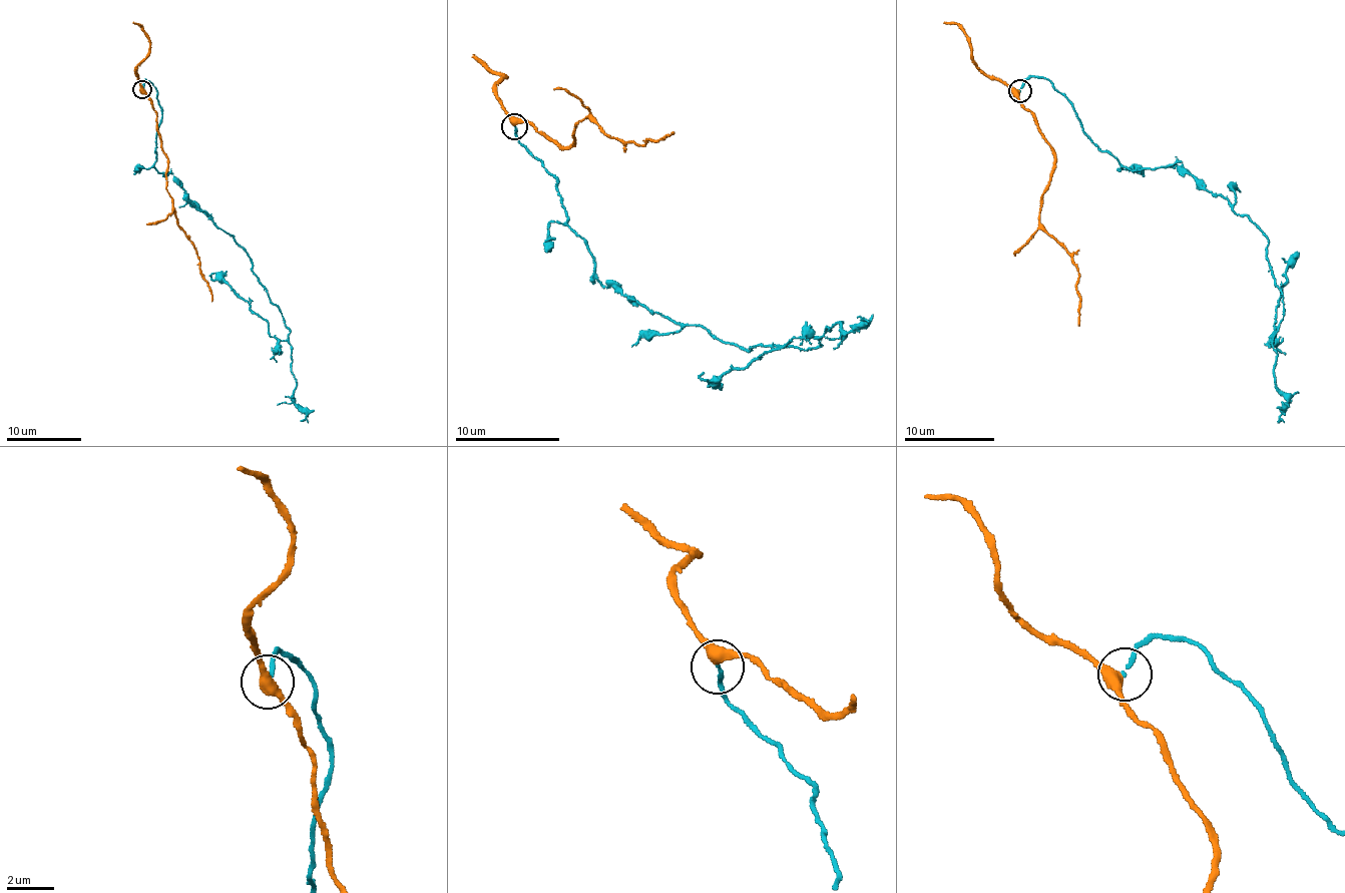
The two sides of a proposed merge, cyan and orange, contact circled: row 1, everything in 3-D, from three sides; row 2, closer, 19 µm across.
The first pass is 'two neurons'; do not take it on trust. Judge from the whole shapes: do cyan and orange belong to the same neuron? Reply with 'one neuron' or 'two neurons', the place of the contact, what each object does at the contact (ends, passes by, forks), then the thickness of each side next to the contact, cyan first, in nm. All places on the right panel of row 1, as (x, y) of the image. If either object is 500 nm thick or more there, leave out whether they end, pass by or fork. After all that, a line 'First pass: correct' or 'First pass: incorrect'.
one neuron; place (1020, 90); cyan ends; orange passes by; calibres 140 and 440 nm
First pass: incorrect

